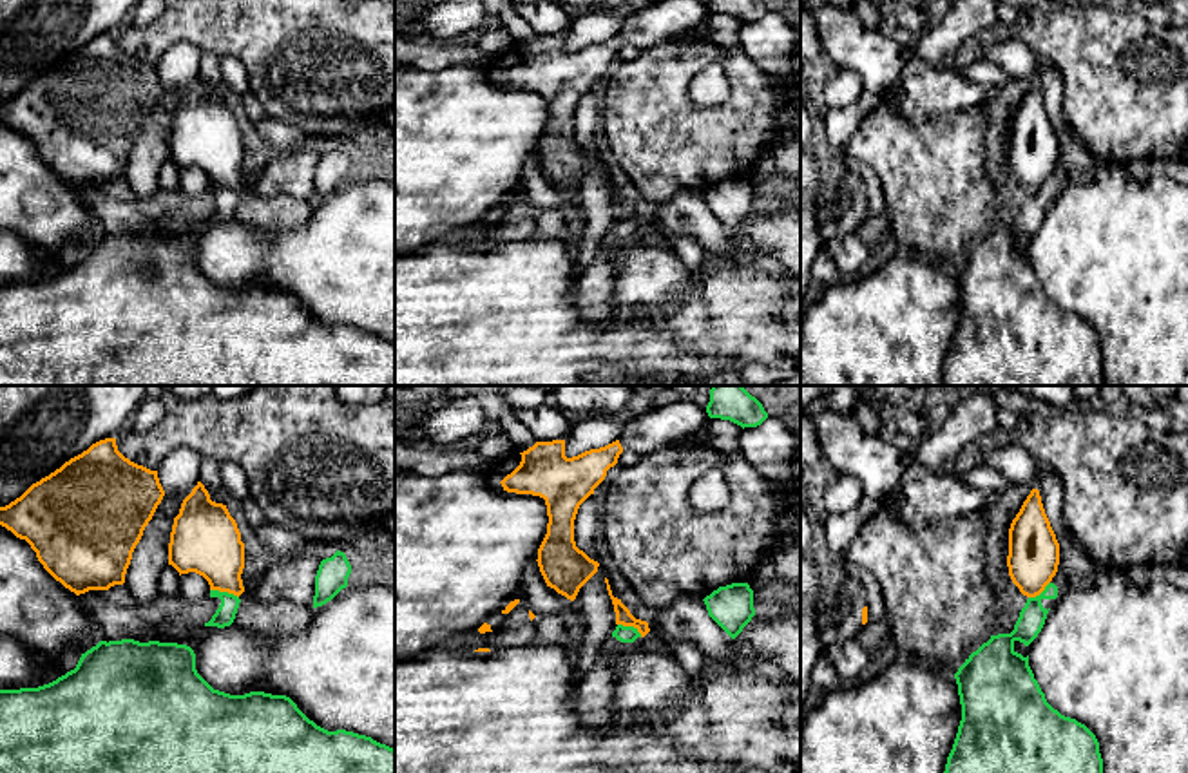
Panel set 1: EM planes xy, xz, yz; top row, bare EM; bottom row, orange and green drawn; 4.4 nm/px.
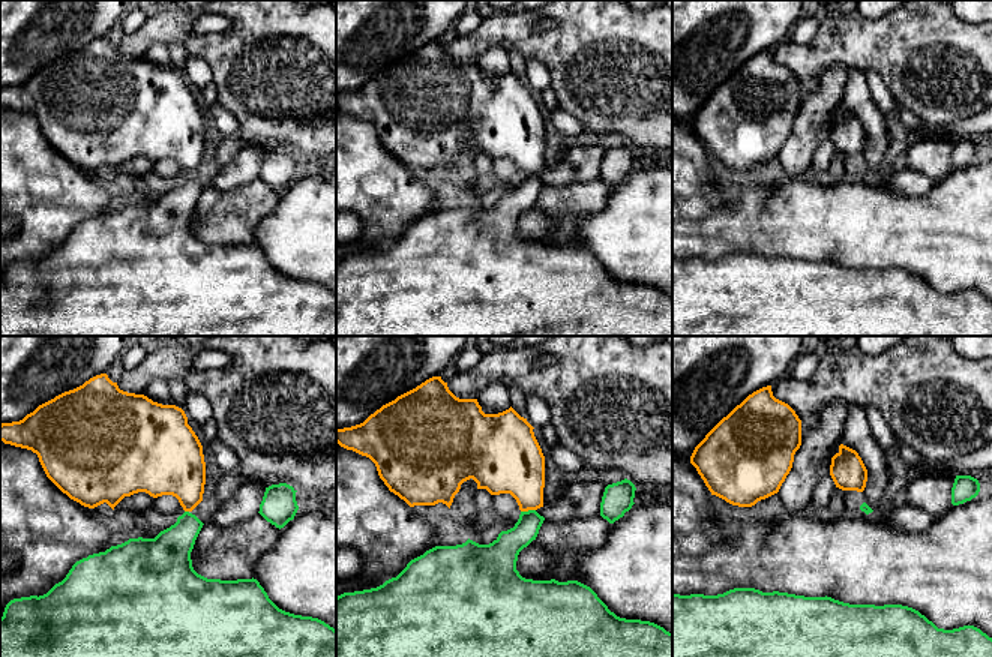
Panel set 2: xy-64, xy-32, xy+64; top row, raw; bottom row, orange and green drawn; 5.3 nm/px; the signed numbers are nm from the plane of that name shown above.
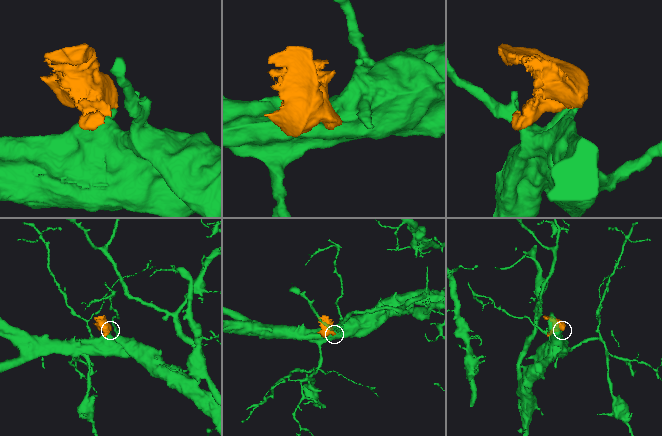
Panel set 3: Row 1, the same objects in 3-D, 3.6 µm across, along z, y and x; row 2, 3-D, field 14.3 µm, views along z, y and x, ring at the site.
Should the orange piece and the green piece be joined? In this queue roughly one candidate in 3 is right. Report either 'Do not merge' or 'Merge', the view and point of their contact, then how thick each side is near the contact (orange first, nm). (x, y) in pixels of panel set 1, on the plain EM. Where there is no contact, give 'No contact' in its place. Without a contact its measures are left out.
Do not merge. Touches orange at xy (225, 185). Thickness 300 nm (orange) against 90 nm

